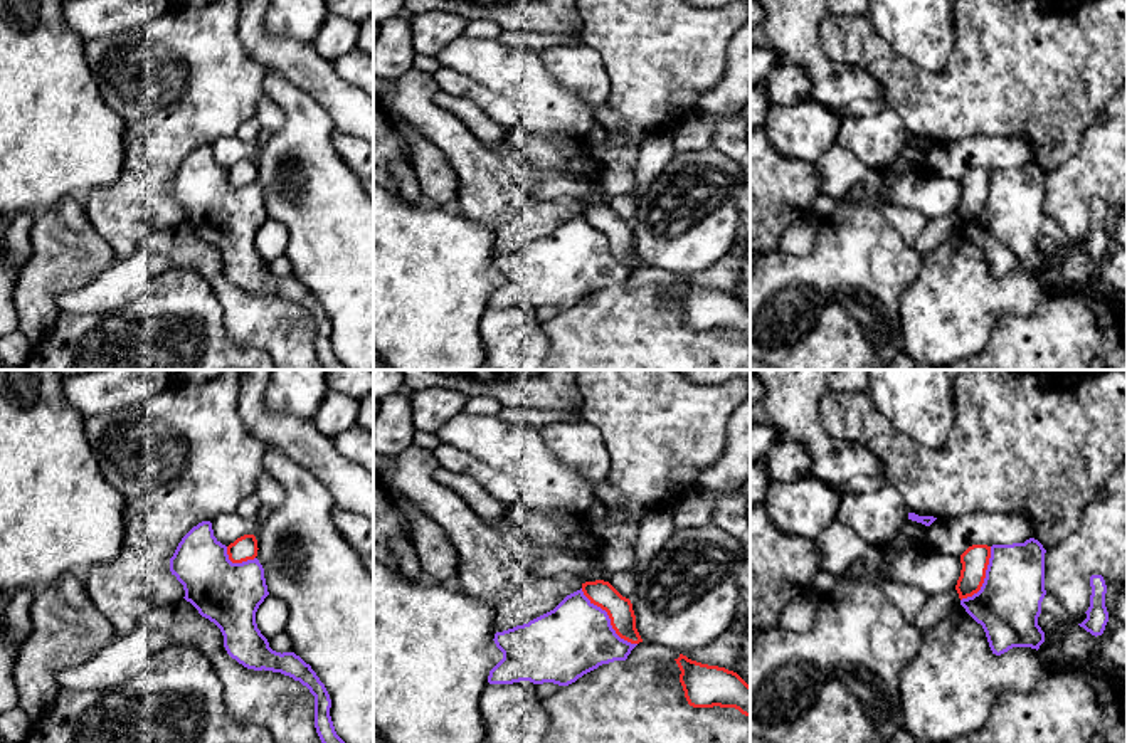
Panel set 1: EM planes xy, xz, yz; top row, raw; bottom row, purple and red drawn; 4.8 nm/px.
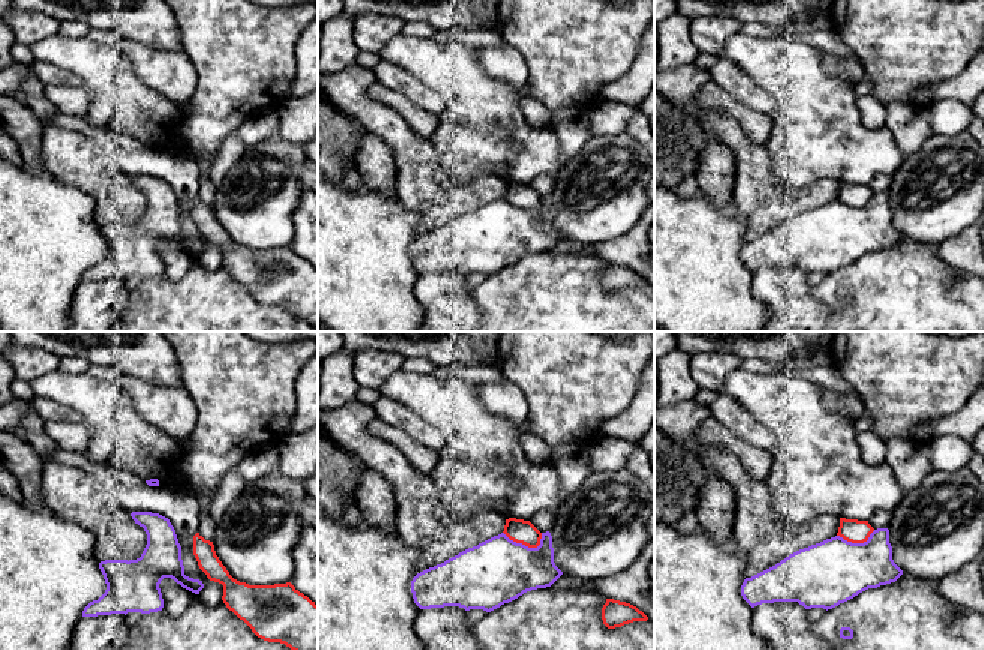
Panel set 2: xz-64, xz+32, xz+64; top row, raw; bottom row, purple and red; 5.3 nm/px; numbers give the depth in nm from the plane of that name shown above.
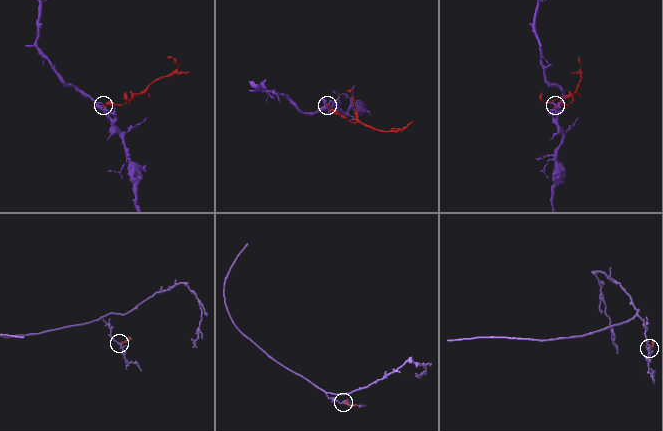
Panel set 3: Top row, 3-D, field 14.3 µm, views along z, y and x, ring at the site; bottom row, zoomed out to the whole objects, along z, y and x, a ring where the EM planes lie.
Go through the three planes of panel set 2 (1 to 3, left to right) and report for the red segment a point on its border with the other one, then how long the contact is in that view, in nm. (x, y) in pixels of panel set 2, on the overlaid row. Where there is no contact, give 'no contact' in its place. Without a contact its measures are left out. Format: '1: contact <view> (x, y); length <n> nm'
1: no contact
2: contact xz+32 (524, 545); length 220 nm
3: contact xz+64 (857, 544); length 220 nm

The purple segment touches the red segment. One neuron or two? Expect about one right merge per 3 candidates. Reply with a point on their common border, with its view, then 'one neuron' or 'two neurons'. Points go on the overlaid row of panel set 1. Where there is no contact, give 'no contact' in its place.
contact xz (609, 619); two neurons

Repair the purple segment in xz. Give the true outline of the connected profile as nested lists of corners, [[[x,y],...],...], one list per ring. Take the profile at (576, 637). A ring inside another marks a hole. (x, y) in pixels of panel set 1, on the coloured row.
[[[580,590],[567,595],[553,610],[528,624],[496,632],[495,644],[503,659],[489,671],[489,684],[553,682],[569,686],[602,664],[626,661],[638,644],[621,639],[606,610],[594,605]]]

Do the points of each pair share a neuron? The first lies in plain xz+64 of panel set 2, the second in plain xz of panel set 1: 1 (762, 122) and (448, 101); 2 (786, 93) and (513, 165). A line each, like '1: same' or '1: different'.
1: same
2: different

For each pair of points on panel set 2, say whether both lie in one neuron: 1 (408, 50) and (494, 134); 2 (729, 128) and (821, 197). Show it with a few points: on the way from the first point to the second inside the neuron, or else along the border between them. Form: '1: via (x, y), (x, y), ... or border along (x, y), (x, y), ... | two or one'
1: via (431, 66), (476, 111) | one
2: via (747, 155), (753, 170), (785, 201), (794, 201) | one

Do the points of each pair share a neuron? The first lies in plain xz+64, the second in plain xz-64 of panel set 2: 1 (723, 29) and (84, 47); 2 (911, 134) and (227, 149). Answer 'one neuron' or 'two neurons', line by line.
1: two neurons
2: one neuron

